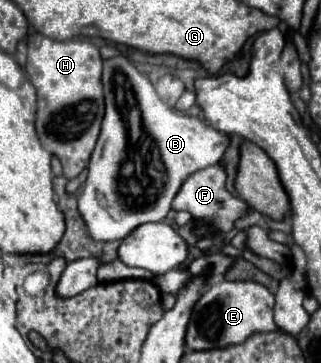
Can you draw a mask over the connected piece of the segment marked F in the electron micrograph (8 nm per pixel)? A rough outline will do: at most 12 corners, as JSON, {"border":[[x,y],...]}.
{"border":[[207,167],[183,183],[173,209],[229,233],[249,207]]}

